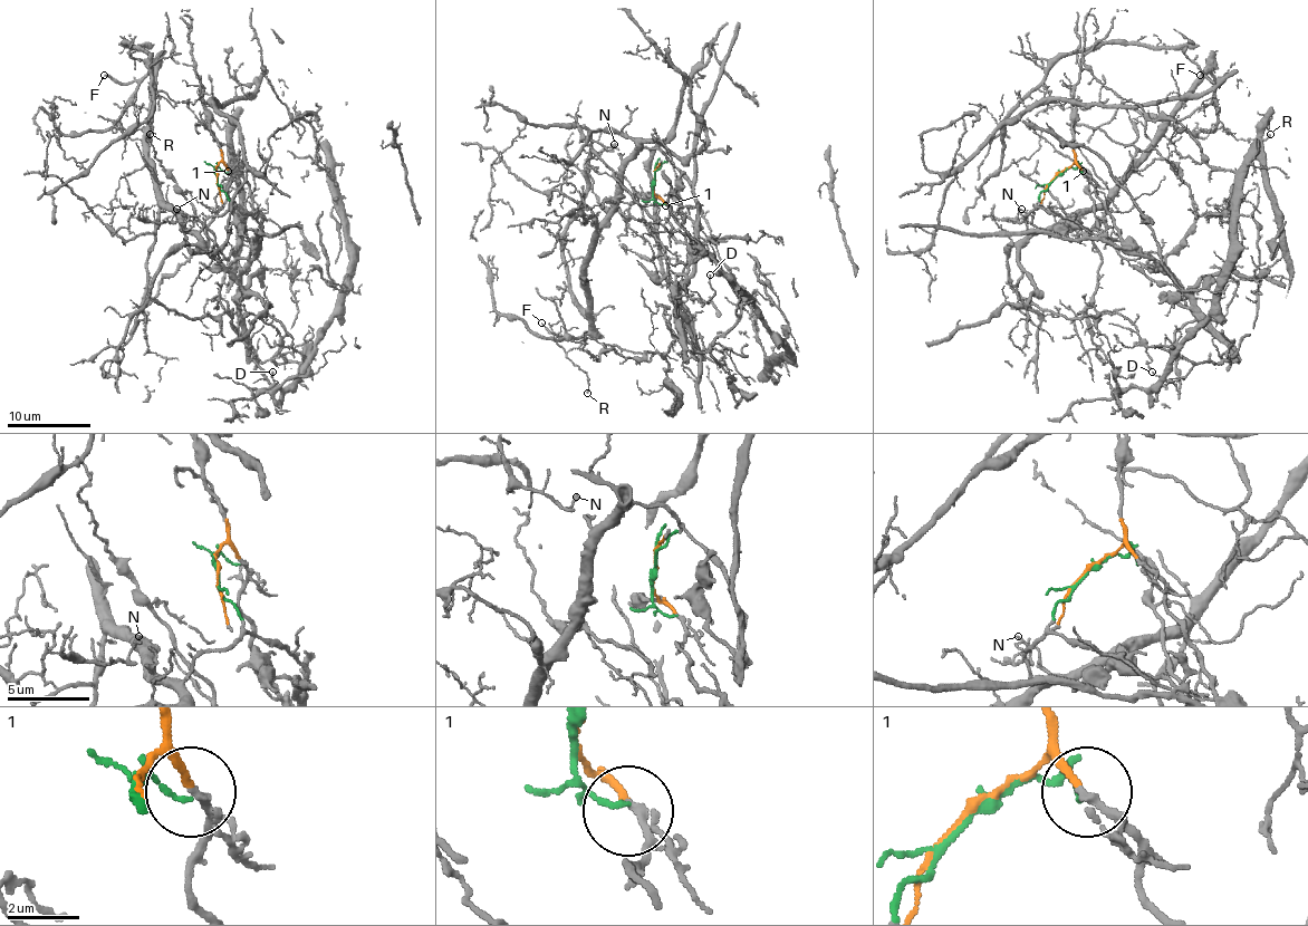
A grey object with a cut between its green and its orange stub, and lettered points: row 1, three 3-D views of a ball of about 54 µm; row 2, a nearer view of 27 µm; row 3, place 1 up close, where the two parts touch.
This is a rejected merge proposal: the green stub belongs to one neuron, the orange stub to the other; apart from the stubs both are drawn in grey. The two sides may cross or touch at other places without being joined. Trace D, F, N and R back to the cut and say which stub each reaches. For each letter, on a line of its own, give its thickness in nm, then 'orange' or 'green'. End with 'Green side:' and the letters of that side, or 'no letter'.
D: calibre 70 nm; orange
F: calibre 130 nm; green
N: calibre 130 nm; green
R: calibre 130 nm; green
Green side: F, N, R

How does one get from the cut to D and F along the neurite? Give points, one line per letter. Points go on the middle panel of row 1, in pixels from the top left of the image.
D: (654, 181), (671, 234), (688, 248), (677, 318), (677, 297), (709, 301), (711, 275)
F: (654, 181), (667, 157), (646, 147), (623, 171), (619, 198), (586, 263), (588, 330), (557, 337), (542, 322)

